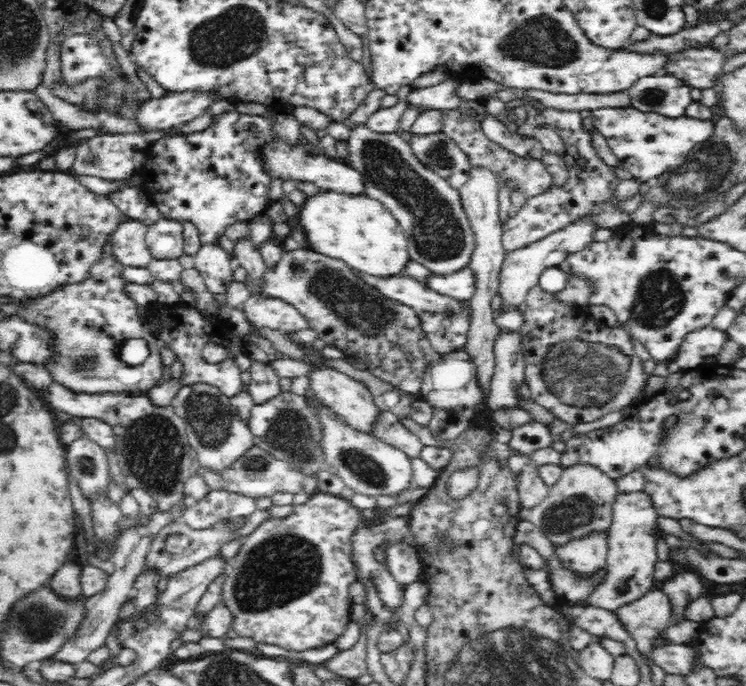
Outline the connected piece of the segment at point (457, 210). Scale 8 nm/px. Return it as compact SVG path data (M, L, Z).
M366 125L355 126L347 146L352 168L360 171L368 196L382 201L399 220L407 236L410 258L432 272L454 272L470 262L474 235L459 190L415 155L408 136L402 133L377 133Z

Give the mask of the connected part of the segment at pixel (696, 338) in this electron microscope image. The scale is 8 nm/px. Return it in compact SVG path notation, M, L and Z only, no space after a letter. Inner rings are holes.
M711 323L706 324L704 328L687 334L675 356L676 364L682 371L701 366L705 357L718 356L728 339L730 338L726 331L714 328Z

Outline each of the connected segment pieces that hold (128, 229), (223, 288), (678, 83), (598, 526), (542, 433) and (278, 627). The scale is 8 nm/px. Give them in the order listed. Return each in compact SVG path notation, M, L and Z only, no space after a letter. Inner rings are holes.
M125 218L112 233L109 251L122 265L147 268L153 259L145 239L147 228L145 222Z
M214 240L202 242L194 255L195 268L201 273L207 288L212 293L225 293L234 279L232 276L234 262L230 254Z
M673 72L638 78L629 88L632 106L640 110L655 110L666 116L682 116L690 102L693 86Z
M573 462L564 466L558 482L549 487L544 500L536 506L518 506L519 521L530 521L550 539L554 546L567 544L571 539L596 530L609 529L613 504L618 496L615 479L592 462Z
M531 421L512 430L511 440L506 442L515 454L530 455L536 450L551 446L551 433L544 424Z
M314 492L304 504L293 505L292 514L284 516L284 518L270 518L262 522L258 528L254 528L248 536L242 538L239 551L228 564L222 585L223 601L235 617L233 630L238 635L251 637L256 643L276 644L276 646L294 651L318 648L332 643L351 621L349 609L352 602L350 595L348 595L348 584L358 578L356 578L356 571L353 570L352 561L349 558L348 540L349 534L362 521L363 518L359 509L352 505L350 501L341 498L339 495Z

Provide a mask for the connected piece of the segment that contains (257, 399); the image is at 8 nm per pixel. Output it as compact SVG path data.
M254 361L254 364L249 370L252 384L247 387L247 394L252 398L255 405L265 404L282 394L279 388L281 378L274 373L268 363Z

